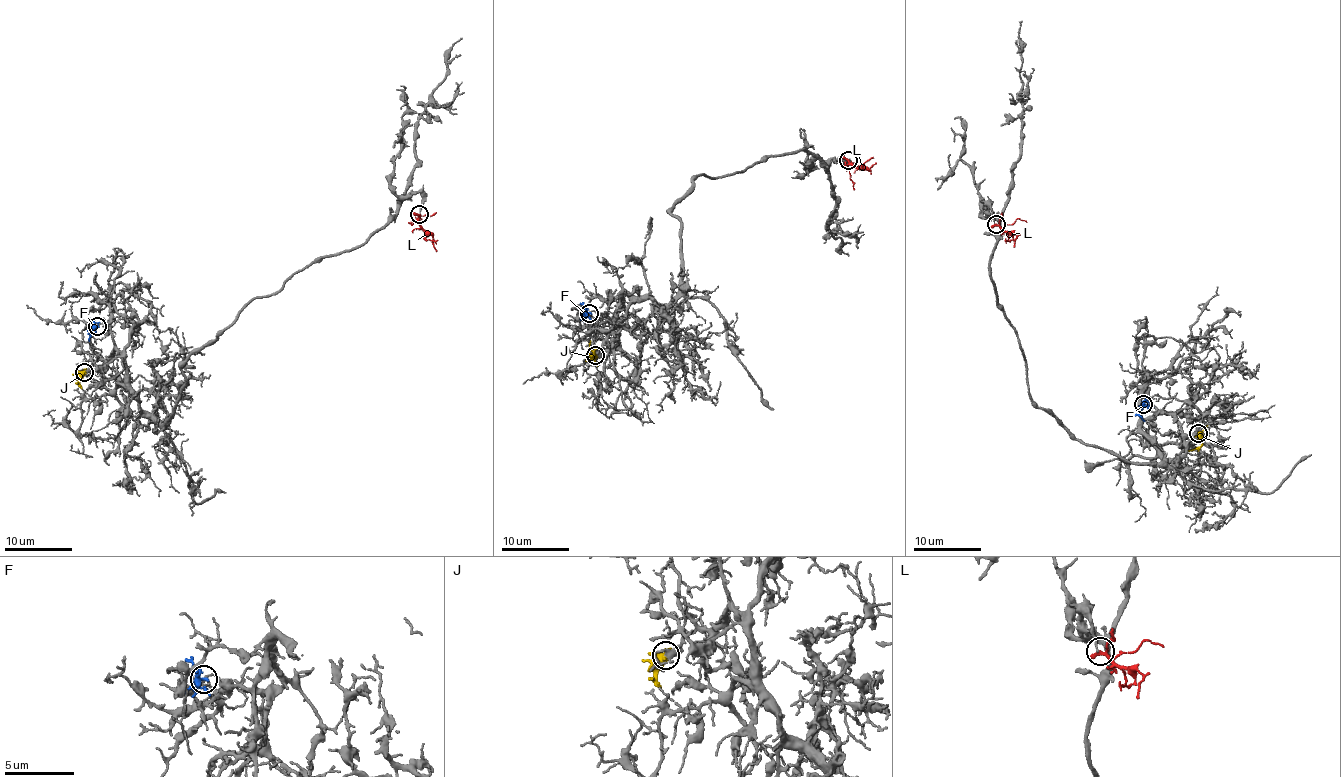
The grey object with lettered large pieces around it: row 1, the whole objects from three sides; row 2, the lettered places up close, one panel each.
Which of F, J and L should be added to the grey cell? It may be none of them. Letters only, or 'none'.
none

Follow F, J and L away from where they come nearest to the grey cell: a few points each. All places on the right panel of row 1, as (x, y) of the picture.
F: (1143, 403), (1140, 410), (1145, 420)
J: (1199, 433), (1201, 444), (1188, 452)
L: (996, 223), (1015, 234), (1014, 246)

